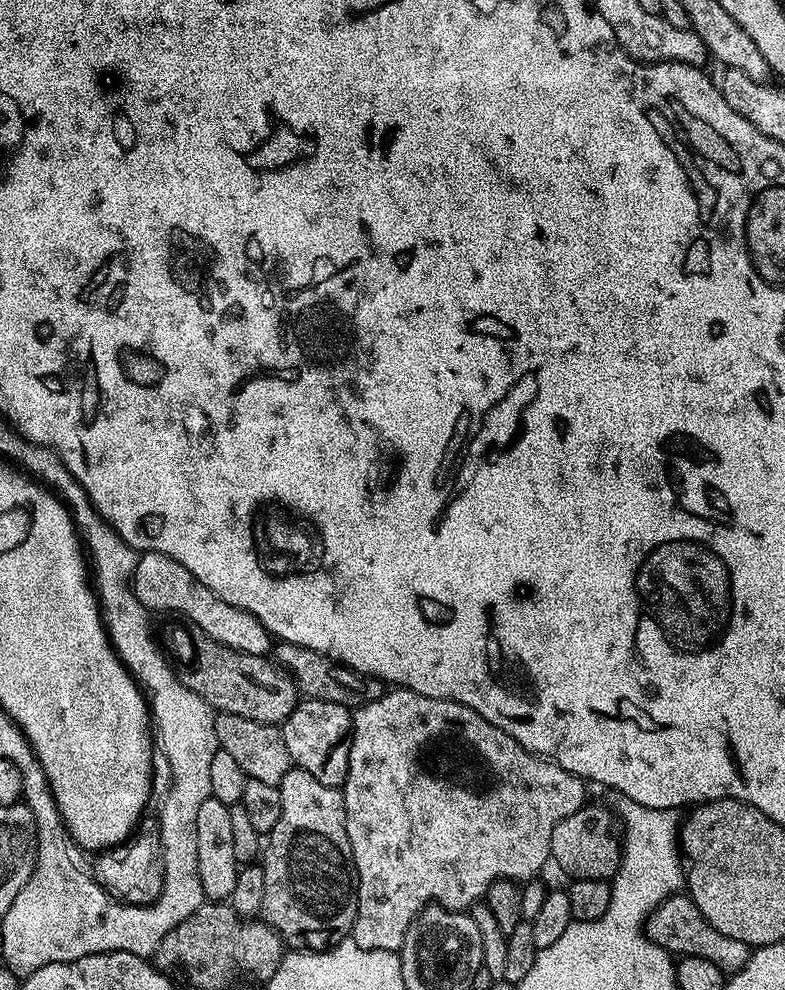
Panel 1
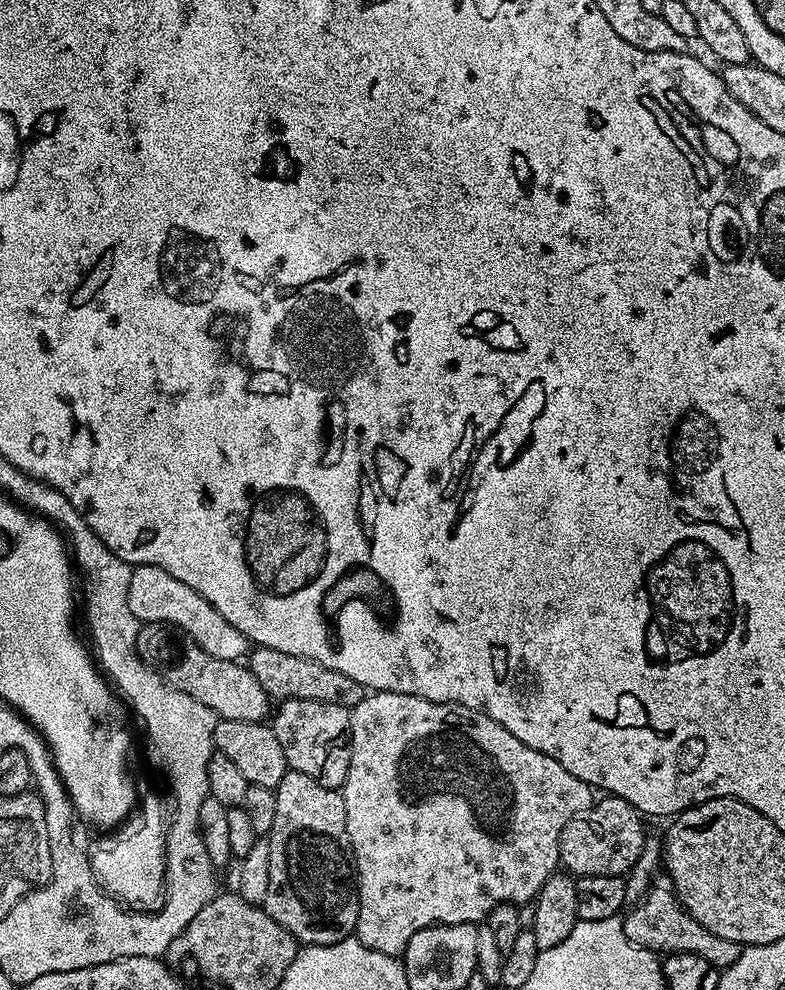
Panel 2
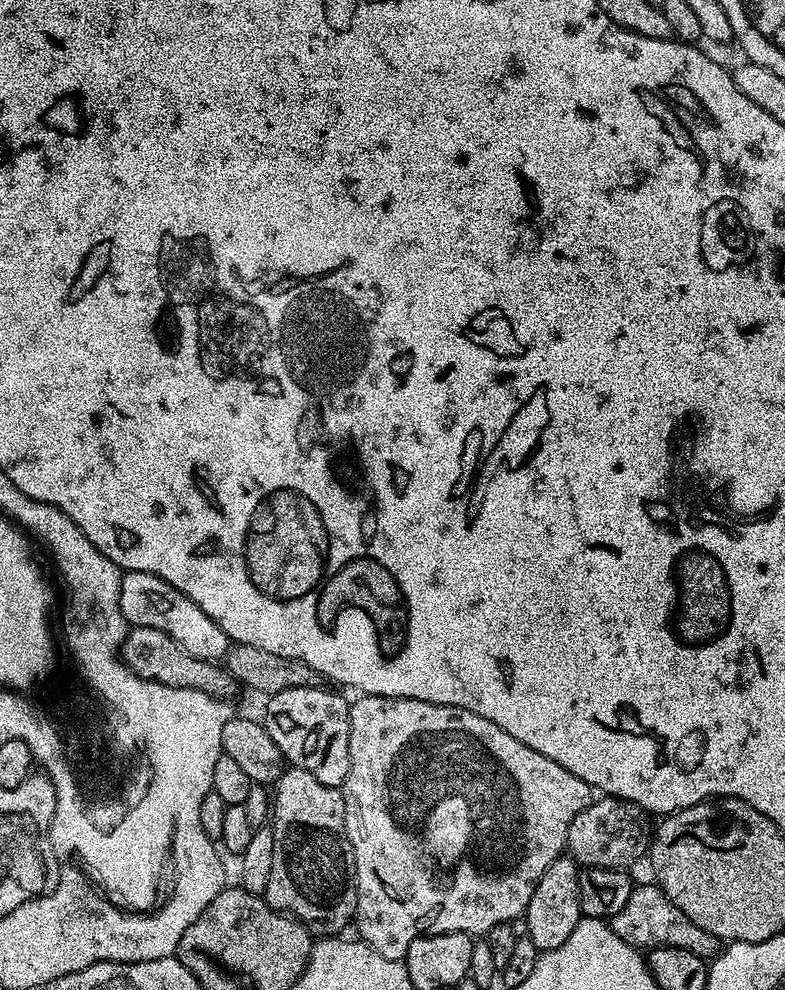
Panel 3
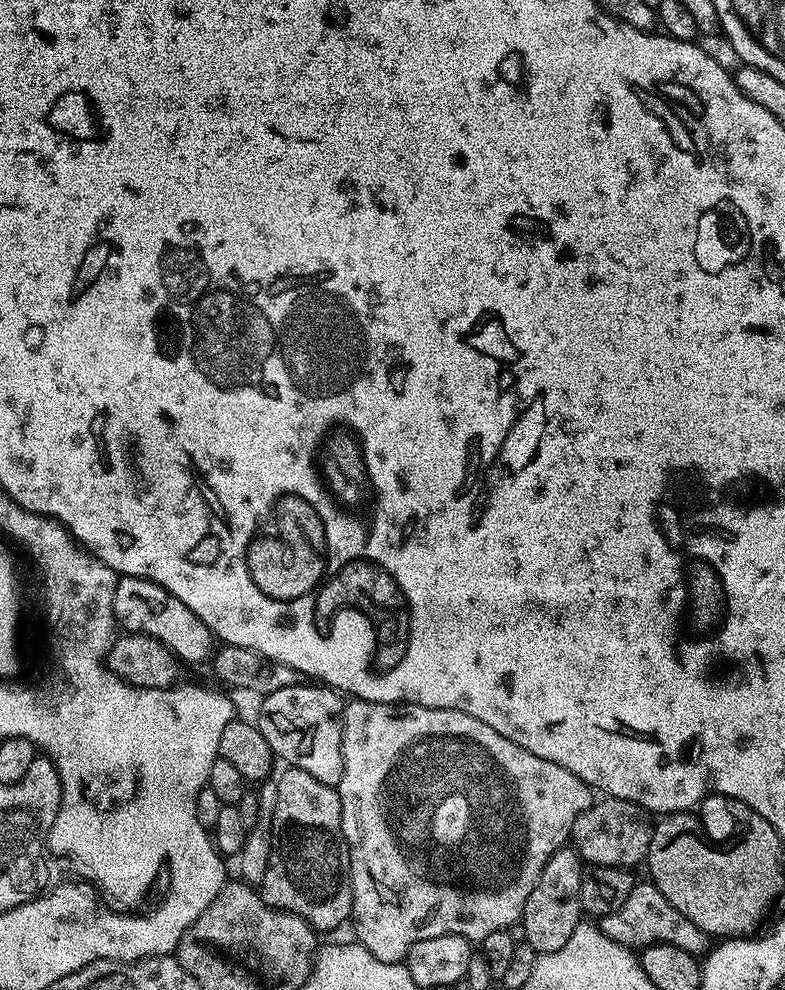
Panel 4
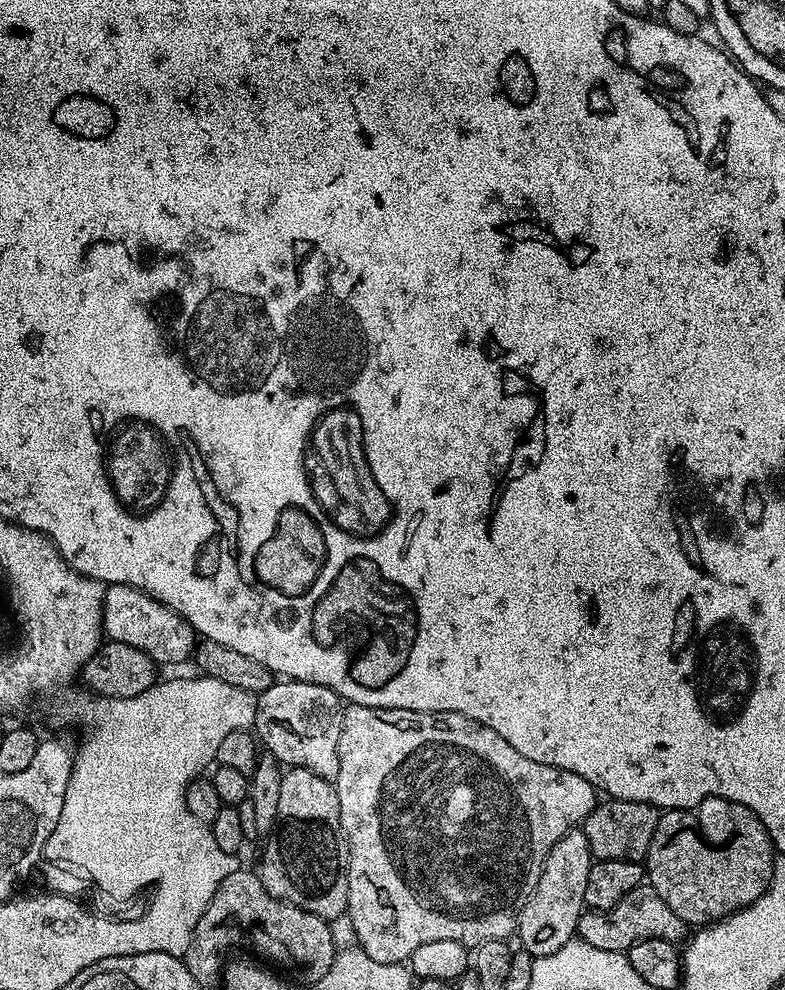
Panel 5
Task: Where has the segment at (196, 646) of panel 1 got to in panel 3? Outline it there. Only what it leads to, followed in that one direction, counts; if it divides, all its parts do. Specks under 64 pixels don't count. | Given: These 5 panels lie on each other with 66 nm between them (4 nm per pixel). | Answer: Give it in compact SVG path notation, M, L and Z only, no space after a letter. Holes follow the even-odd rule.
M150 626L129 627L128 637L120 647L120 659L134 675L166 686L197 688L200 692L217 698L230 695L232 688L234 689L232 677L219 663L195 660L193 656L186 654L186 650L182 650L182 646L178 646L178 642L174 642L168 634L162 630L154 630Z

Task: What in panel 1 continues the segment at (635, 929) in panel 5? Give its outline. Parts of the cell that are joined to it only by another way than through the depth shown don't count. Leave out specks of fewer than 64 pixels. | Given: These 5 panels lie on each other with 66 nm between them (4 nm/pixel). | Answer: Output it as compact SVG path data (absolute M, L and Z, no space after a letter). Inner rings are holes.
M686 894L668 896L648 915L646 935L655 940L660 947L672 953L673 957L693 956L707 958L726 974L741 972L752 956L753 949L746 942L738 942L738 938L730 938L730 934L722 934L722 930L714 930L706 918L702 918L702 910L694 906L694 902Z

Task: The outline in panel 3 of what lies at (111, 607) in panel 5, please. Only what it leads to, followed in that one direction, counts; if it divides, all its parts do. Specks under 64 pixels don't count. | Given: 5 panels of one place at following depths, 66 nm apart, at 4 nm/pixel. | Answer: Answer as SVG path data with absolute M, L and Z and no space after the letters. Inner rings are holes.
M124 572L120 605L129 626L134 628L150 626L154 630L162 630L174 642L178 642L178 646L182 646L182 650L186 650L186 654L190 654L195 660L220 662L228 653L230 647L228 635L197 604L190 602L186 594L182 594L154 574Z

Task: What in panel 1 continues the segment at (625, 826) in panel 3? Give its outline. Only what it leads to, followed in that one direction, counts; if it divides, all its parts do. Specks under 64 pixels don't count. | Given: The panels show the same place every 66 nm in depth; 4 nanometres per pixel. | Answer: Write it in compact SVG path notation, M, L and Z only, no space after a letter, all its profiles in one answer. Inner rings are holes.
M591 804L579 808L577 812L570 814L570 818L562 818L562 822L554 826L551 859L554 864L556 860L557 866L572 880L594 878L611 881L620 869L622 836L618 831L618 820L611 807Z

